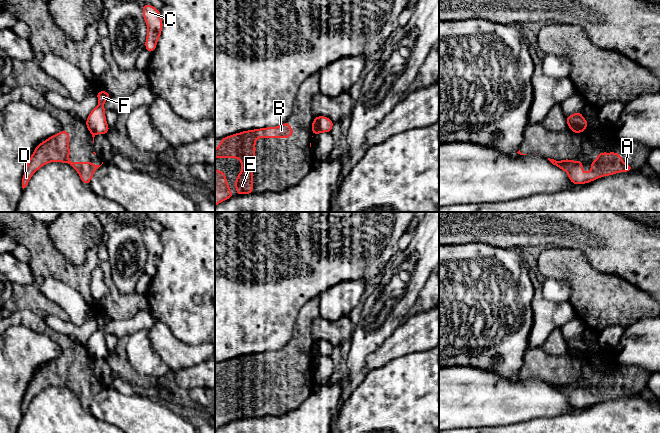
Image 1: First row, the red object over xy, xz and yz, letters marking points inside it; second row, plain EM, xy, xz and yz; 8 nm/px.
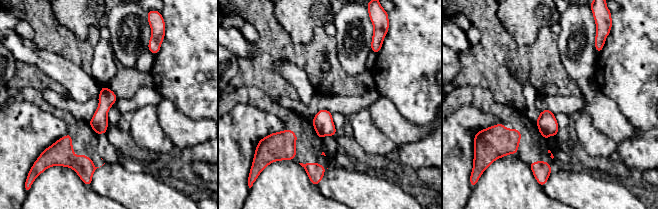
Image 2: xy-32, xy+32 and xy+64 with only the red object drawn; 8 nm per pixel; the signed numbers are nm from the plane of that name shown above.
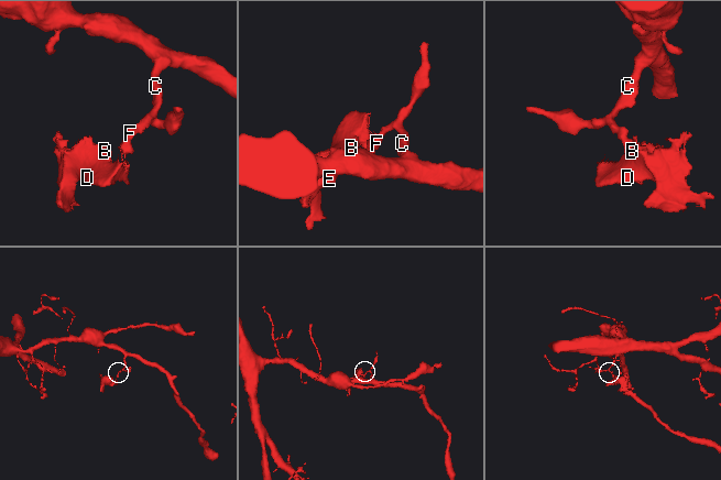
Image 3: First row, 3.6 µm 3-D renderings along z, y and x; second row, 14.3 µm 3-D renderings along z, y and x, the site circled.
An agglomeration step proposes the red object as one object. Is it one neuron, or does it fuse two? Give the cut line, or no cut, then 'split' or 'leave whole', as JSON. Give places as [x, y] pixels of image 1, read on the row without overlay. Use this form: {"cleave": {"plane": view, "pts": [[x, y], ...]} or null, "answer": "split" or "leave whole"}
{"cleave": {"plane": "xz", "pts": [[312, 345], [314, 358]]}, "answer": "split"}

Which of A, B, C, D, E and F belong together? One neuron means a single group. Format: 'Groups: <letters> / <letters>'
Groups: A B D E / C F

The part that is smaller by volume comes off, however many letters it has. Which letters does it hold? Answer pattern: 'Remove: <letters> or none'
Remove: A, B, D, E

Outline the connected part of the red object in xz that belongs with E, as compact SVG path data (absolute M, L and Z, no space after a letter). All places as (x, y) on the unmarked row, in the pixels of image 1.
M290 346L276 351L247 354L221 362L215 373L215 382L237 382L241 385L241 396L236 399L236 419L253 417L253 390L255 387L255 367L258 362L290 362L294 354Z

